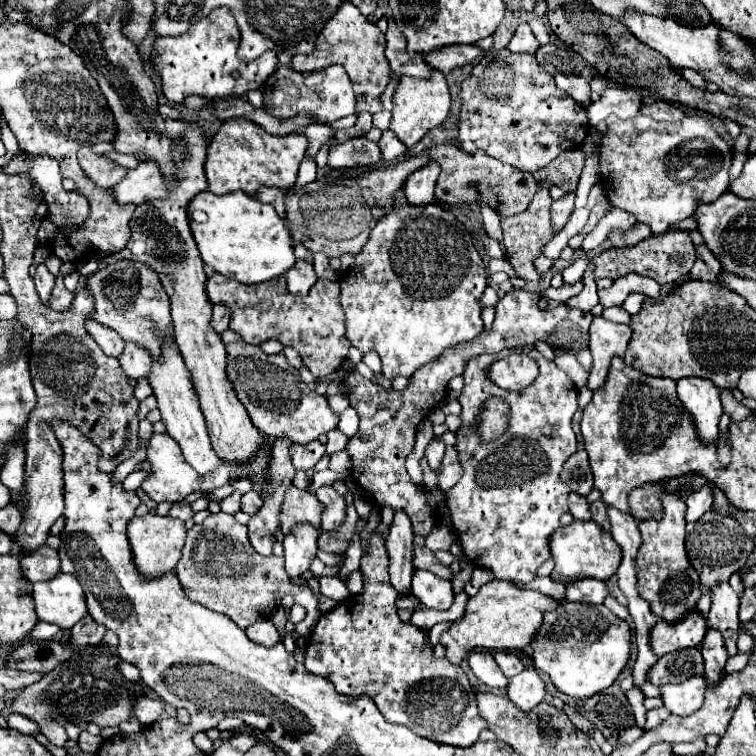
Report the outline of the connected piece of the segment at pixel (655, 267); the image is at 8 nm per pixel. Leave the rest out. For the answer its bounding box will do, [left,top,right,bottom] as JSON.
[589,231,695,285]

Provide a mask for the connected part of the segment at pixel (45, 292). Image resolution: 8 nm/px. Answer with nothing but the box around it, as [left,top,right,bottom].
[35,263,55,307]

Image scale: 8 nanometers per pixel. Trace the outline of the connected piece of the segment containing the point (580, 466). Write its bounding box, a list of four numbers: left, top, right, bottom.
[561,451,593,497]

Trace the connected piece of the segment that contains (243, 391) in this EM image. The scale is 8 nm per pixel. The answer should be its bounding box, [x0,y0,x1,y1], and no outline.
[221,331,339,443]

